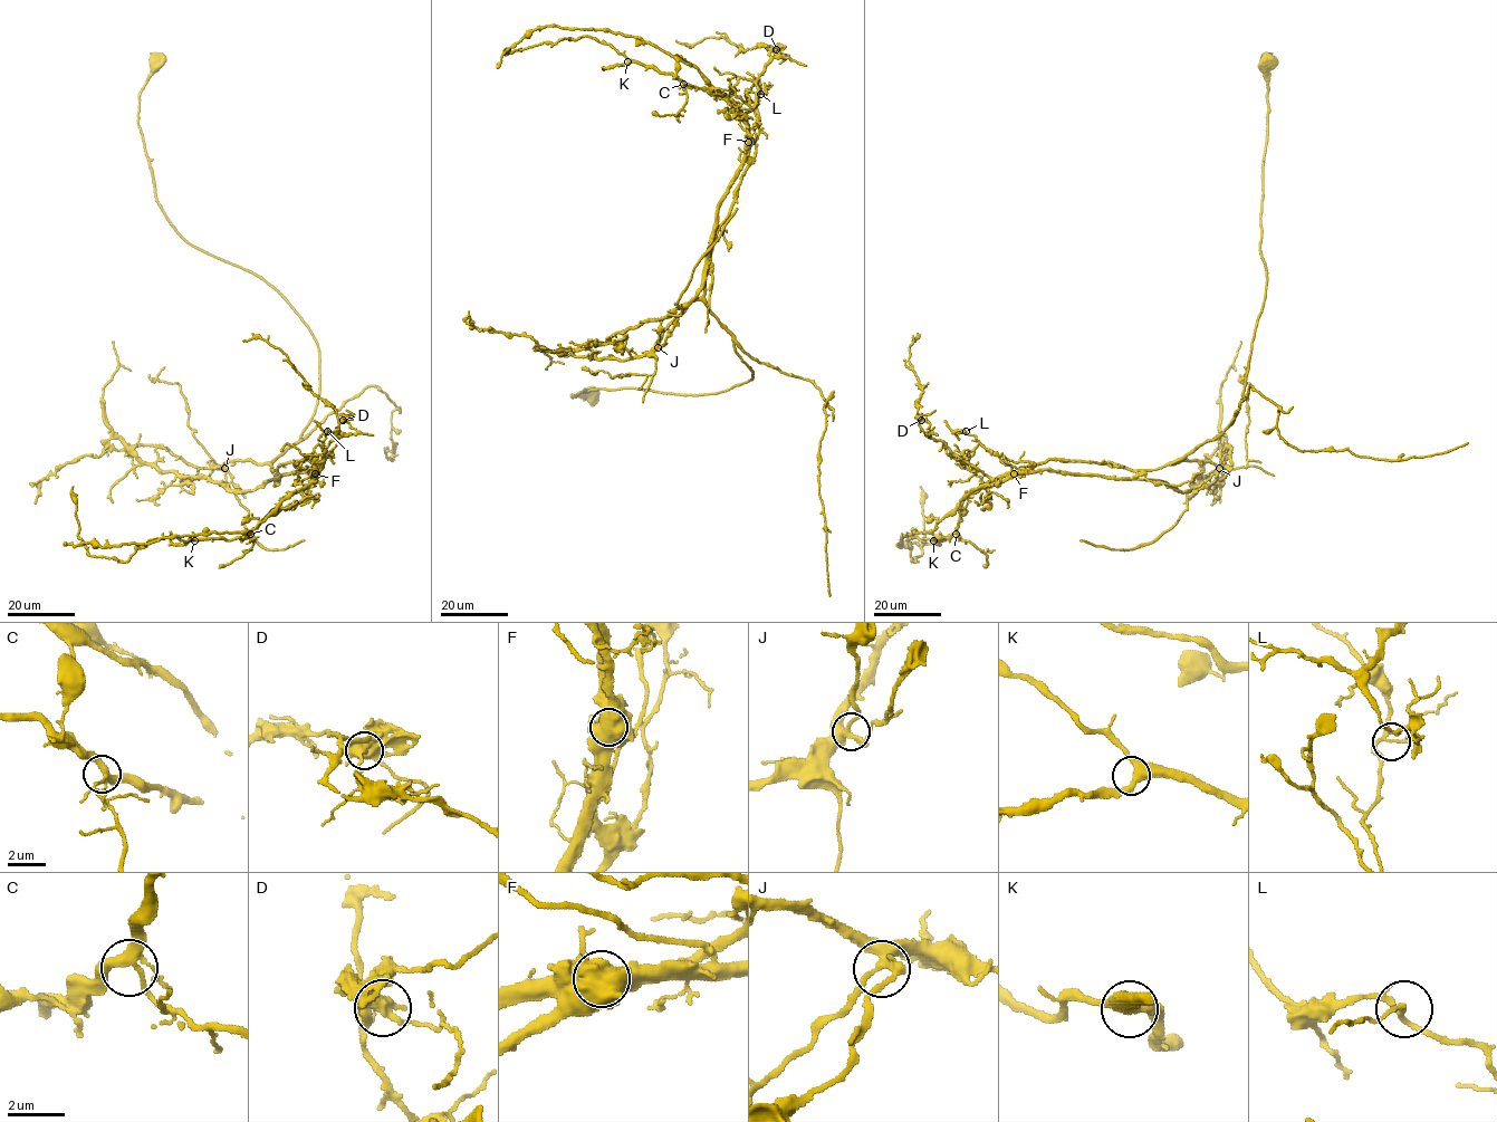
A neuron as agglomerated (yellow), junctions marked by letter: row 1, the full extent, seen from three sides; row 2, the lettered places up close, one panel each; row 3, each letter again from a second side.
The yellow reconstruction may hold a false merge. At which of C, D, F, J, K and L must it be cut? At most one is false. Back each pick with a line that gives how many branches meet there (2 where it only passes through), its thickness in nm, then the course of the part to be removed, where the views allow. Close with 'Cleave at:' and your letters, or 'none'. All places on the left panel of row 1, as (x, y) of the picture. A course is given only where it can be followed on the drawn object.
F: branches 4; calibre 800 nm; course (316, 473), (297, 470), (253, 490), (233, 491), (141, 461), (104, 419), (103, 387), (117, 368), (112, 341)
Cleave at: F

